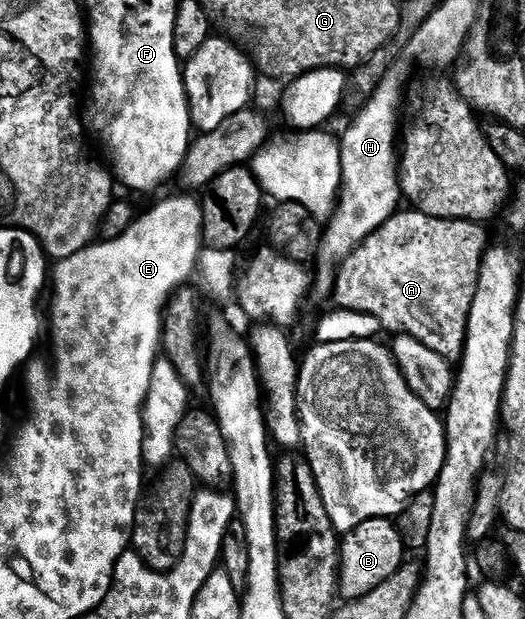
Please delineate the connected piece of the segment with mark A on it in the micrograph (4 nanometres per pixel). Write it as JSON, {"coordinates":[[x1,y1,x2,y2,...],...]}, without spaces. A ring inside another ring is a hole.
{"coordinates":[[422,212,422,222,408,246,408,254,402,246,402,254,394,254,394,262,378,266,374,272,366,272,366,278,374,282,374,308,372,308,372,284,364,290,364,298,360,302,368,302,370,308,364,308,360,314,376,316,385,329,392,332,405,332,406,337,423,344,432,351,440,348,440,344,448,344,448,348,456,348,456,344,465,344,468,333,468,319,471,306,475,300,476,288,479,285,480,266,486,251,490,247,488,236,484,233,485,225,475,220,447,220,434,218]]}

